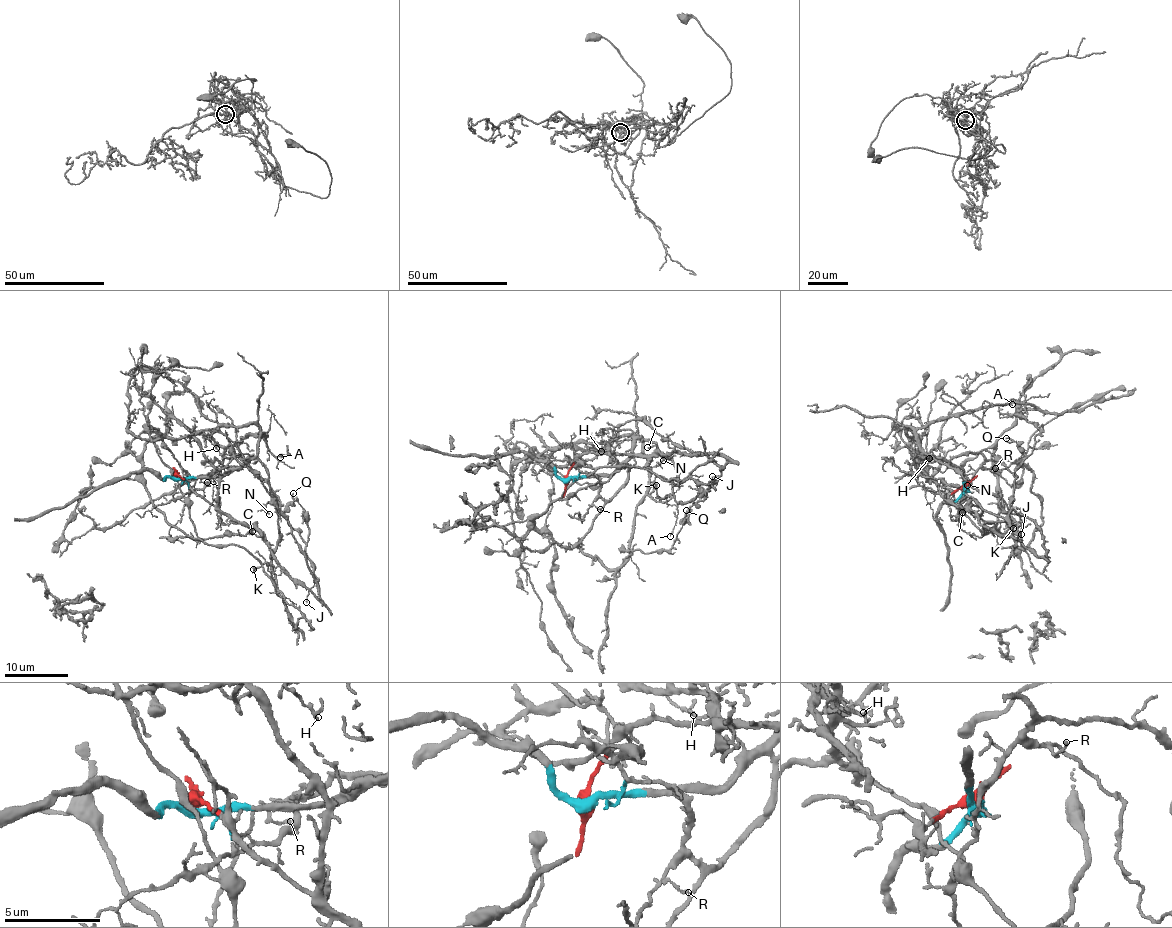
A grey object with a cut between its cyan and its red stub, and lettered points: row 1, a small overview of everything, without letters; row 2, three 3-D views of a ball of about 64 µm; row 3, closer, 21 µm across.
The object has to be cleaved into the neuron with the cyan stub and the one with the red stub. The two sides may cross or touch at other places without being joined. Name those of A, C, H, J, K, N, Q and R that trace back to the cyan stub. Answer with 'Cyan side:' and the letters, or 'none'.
Cyan side: A, H, K, N, R

